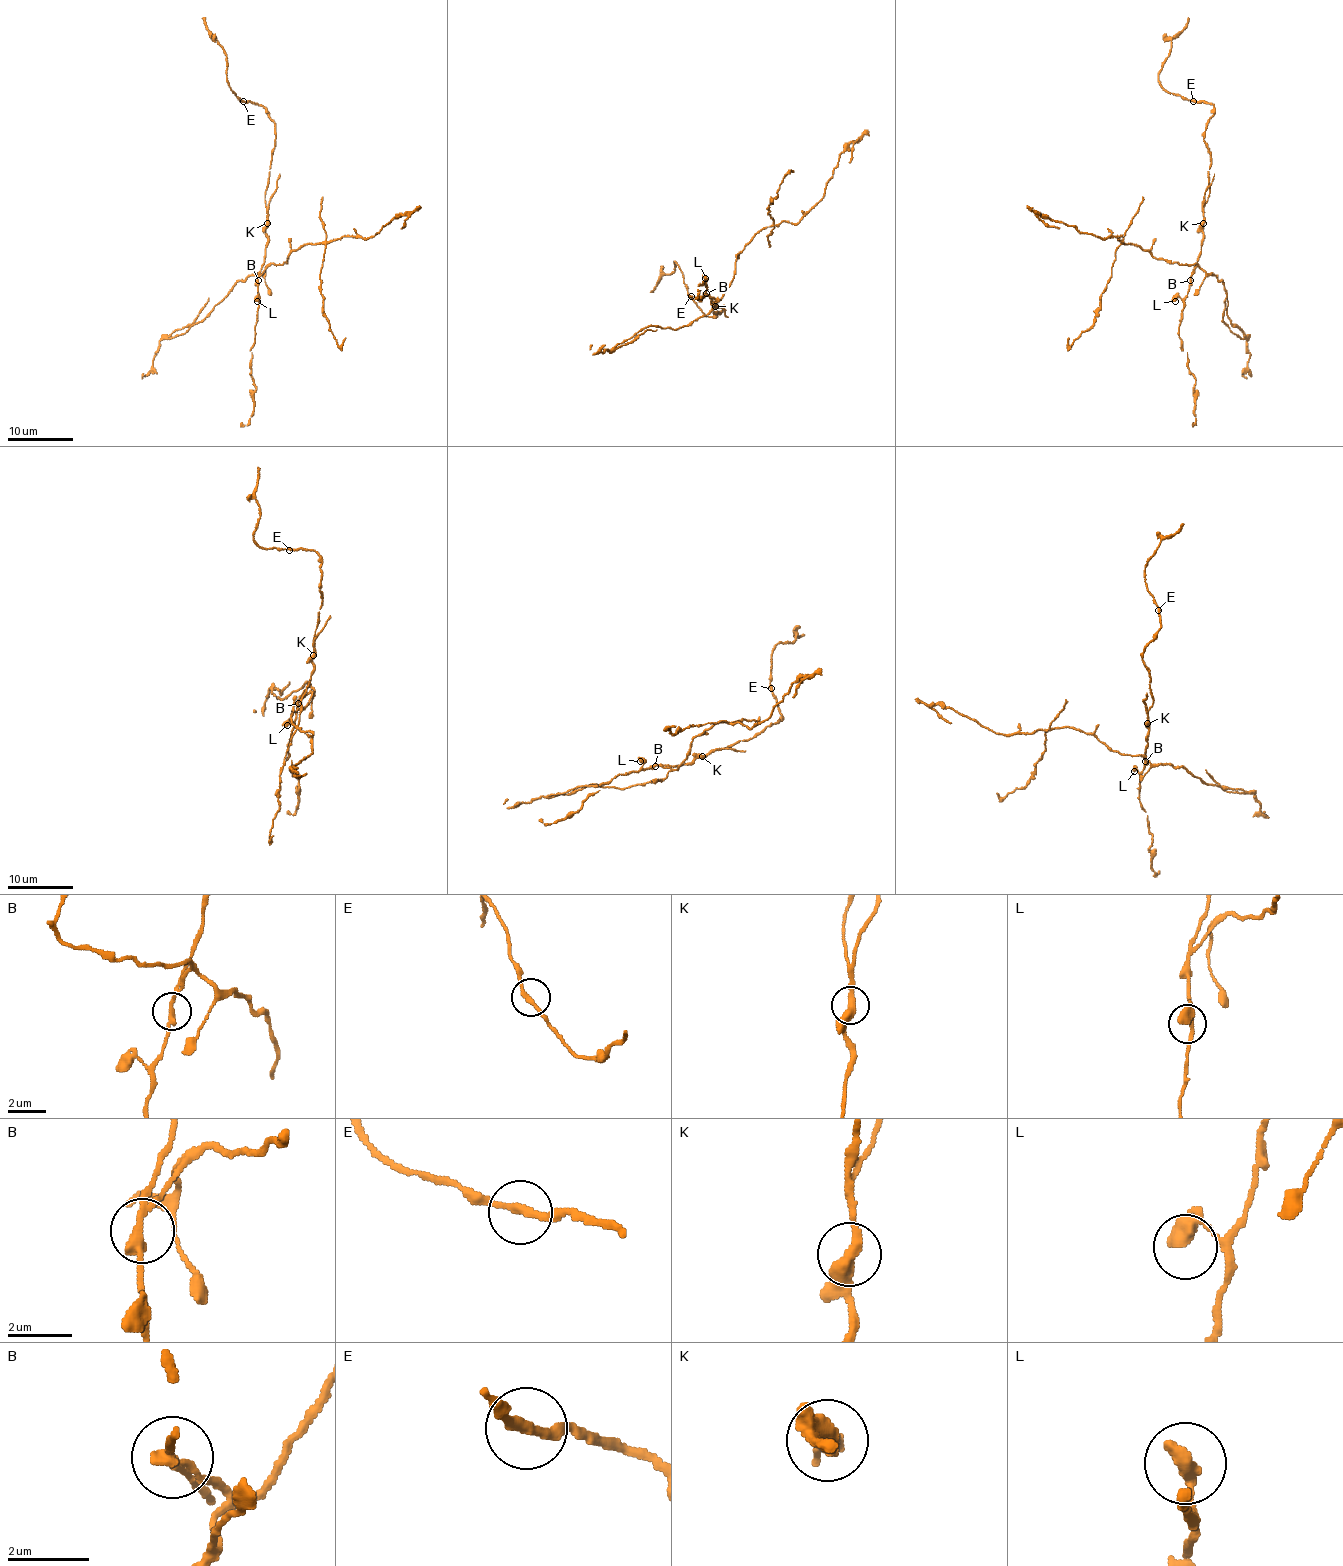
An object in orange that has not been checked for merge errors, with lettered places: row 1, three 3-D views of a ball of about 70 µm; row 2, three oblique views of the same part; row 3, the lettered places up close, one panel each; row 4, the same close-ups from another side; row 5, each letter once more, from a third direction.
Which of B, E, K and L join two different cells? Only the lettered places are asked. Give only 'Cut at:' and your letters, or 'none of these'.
Cut at: B, K

